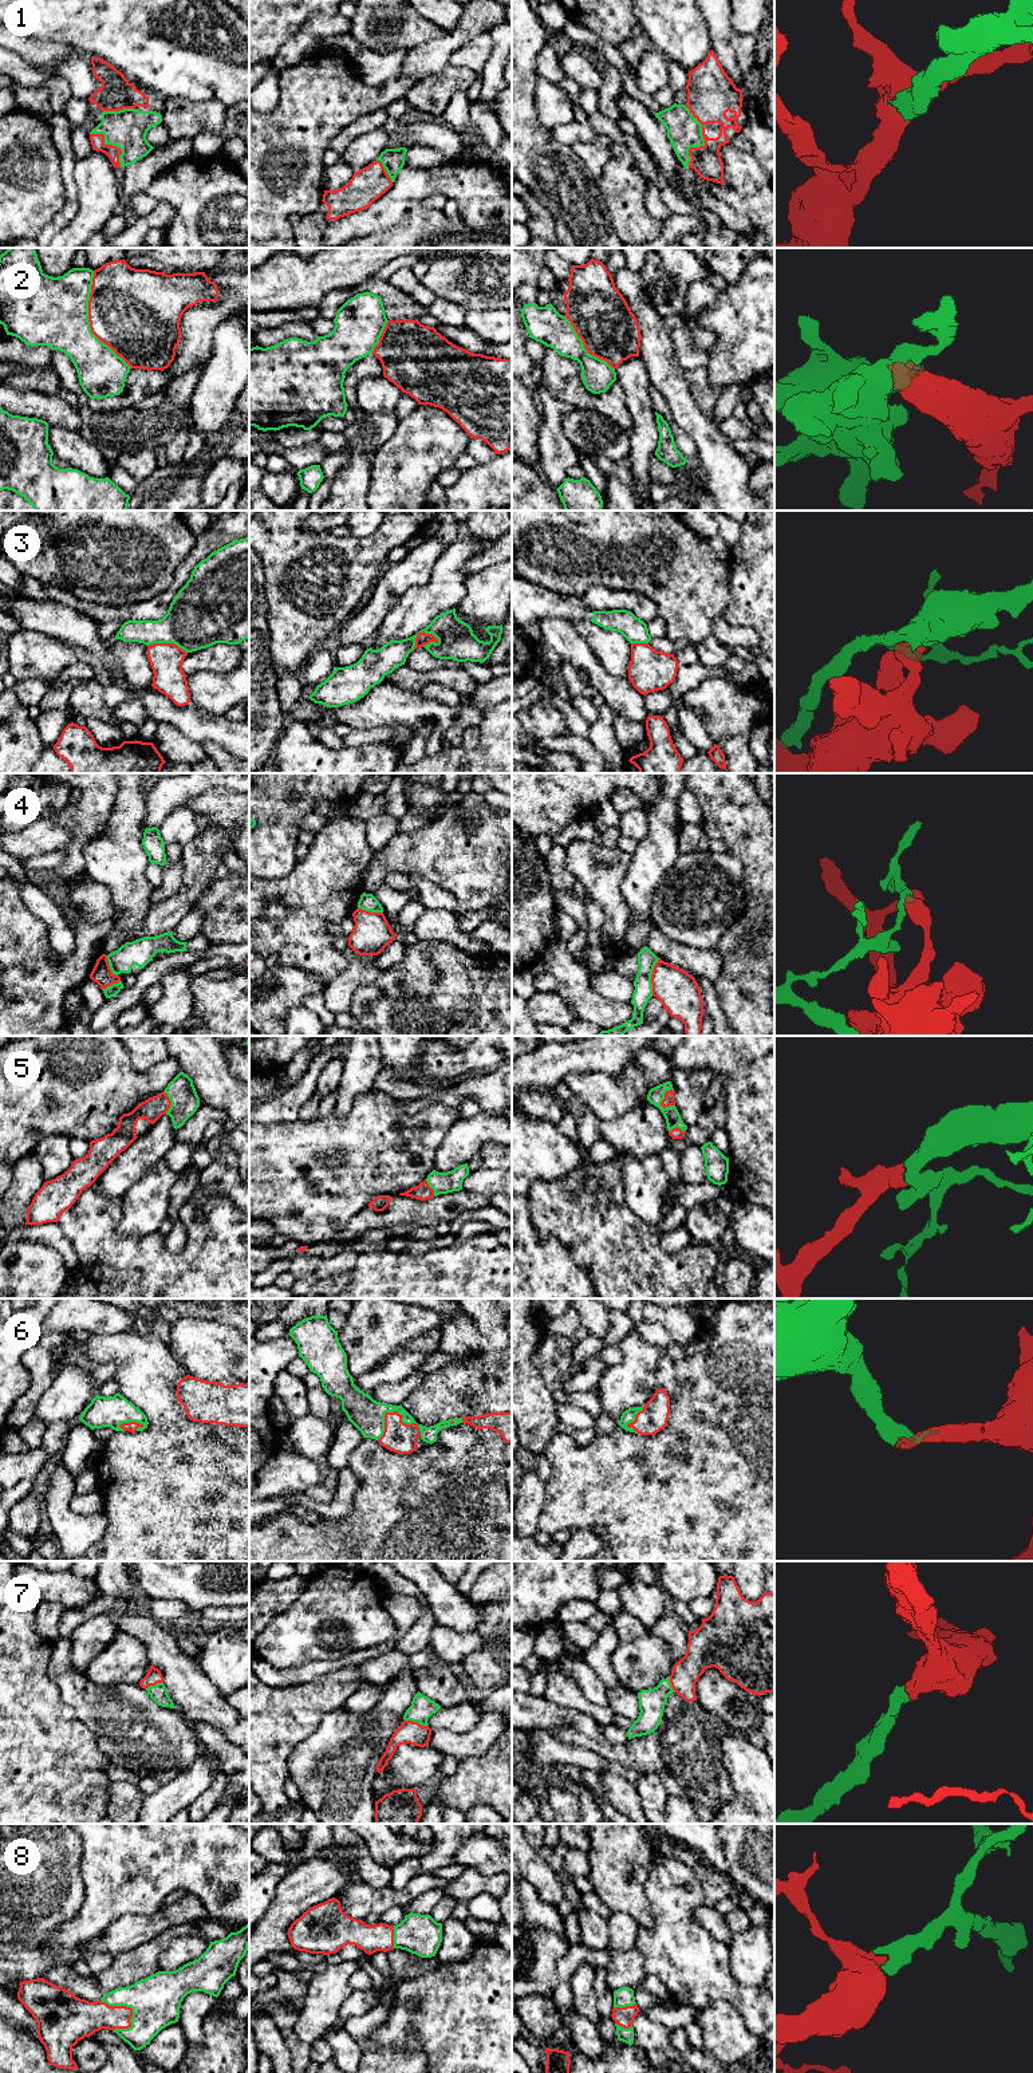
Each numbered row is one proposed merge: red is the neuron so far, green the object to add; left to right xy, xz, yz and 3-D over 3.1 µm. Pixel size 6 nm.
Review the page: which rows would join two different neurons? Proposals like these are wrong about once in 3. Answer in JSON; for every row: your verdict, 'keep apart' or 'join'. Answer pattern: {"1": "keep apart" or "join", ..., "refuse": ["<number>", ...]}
{"1": "join", "2": "keep apart", "3": "keep apart", "4": "keep apart", "5": "join", "6": "join", "7": "join", "8": "join", "refuse": ["2", "3", "4"]}

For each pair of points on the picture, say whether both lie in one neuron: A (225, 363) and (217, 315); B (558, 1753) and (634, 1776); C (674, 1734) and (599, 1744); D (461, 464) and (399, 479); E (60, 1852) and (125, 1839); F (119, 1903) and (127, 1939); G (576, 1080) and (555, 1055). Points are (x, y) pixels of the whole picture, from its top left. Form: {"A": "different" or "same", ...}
{"A": "different", "B": "same", "C": "same", "D": "different", "E": "different", "F": "different", "G": "different"}

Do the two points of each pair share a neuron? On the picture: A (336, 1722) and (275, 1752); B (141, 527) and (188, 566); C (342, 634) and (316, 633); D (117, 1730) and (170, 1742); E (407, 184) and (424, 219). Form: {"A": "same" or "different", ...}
{"A": "different", "B": "different", "C": "different", "D": "same", "E": "different"}

